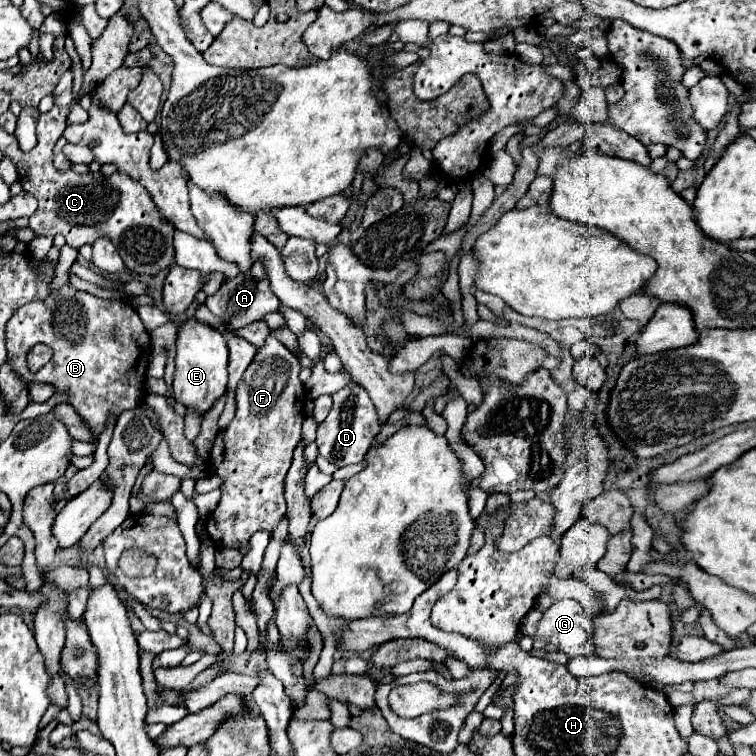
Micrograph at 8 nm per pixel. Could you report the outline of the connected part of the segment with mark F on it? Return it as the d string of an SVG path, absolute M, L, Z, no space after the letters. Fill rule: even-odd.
M268 336L262 348L256 350L256 358L250 362L244 378L238 382L236 390L236 416L226 430L220 430L214 448L210 452L210 472L222 476L222 500L216 510L206 520L206 532L210 534L216 546L226 546L240 542L240 546L248 544L254 532L266 528L274 530L282 516L286 514L284 502L284 476L288 466L292 464L292 452L300 442L300 426L304 422L304 384L298 380L300 364L298 358L274 336Z

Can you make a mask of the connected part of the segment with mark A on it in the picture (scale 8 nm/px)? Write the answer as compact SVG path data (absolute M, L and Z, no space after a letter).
M254 262L250 272L238 274L236 278L226 282L216 294L208 296L206 306L210 308L212 314L222 318L222 322L230 330L238 330L238 328L246 326L248 322L262 320L262 316L268 314L268 312L276 312L280 308L280 302L278 302L276 294L272 294L272 290L270 290L270 282L268 282L268 274L264 270L264 264L262 262Z

